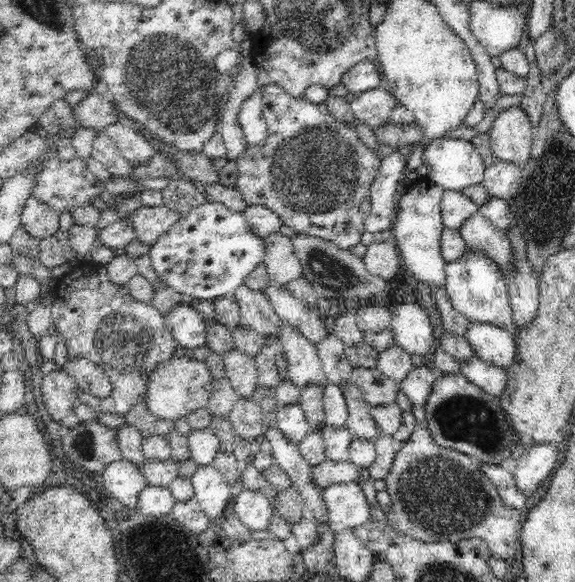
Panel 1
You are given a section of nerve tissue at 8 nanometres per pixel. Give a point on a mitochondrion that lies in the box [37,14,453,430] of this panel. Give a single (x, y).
(163, 75)

